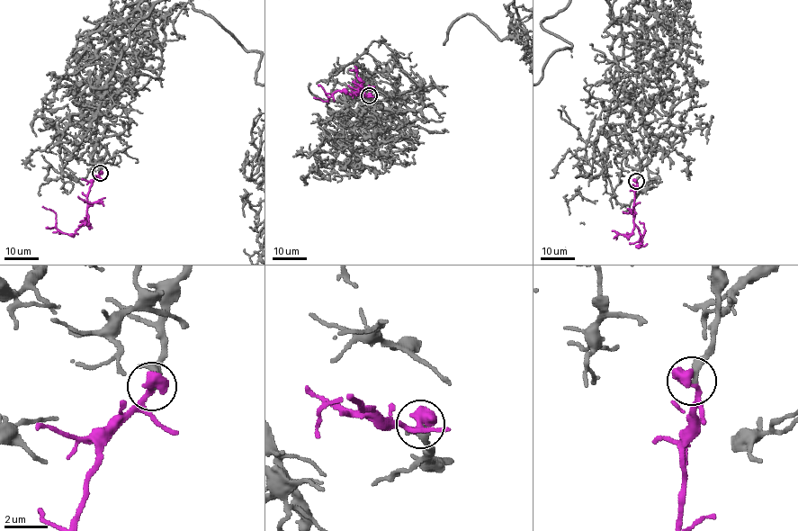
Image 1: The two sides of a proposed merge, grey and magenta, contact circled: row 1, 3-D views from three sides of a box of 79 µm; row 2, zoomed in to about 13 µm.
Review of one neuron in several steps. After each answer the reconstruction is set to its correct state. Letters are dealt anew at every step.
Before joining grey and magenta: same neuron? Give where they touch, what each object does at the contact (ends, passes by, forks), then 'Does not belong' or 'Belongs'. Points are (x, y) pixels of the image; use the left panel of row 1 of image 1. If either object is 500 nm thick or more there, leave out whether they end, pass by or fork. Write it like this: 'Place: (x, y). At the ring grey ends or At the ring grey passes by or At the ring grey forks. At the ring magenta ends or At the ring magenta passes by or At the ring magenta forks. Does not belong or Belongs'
Place: (100, 173). Belongs

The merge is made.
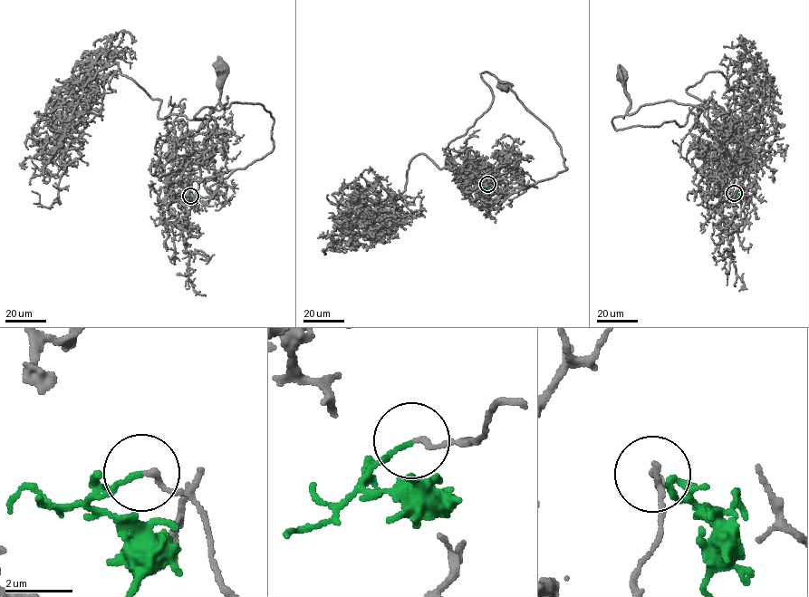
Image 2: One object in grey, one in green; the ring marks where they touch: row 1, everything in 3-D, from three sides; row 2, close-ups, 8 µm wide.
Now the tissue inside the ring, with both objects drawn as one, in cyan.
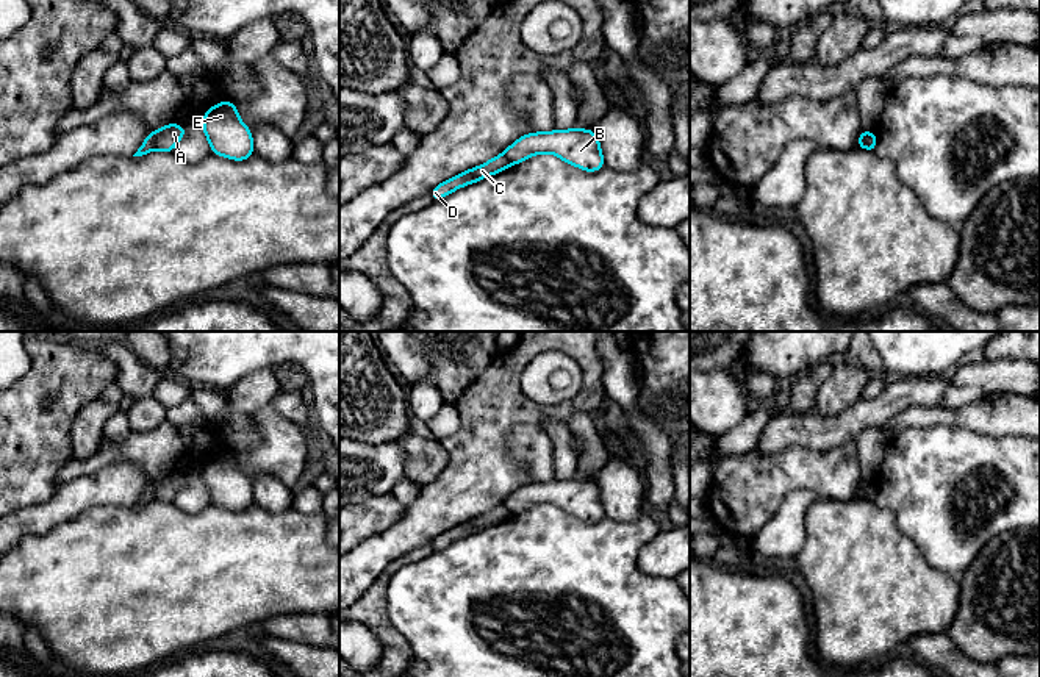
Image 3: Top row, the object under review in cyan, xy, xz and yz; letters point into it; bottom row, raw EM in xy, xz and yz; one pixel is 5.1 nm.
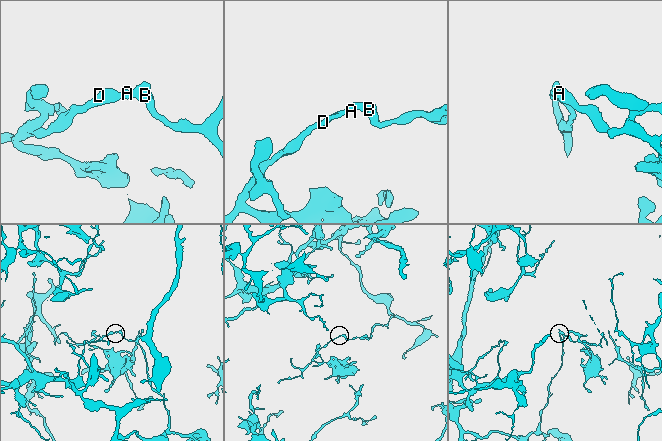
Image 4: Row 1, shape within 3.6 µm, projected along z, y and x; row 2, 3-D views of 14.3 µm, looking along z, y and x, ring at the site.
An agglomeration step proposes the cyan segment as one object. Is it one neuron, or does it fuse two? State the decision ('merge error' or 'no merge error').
merge error

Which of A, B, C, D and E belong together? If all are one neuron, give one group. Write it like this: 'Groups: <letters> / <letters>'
Groups: A B E / C D

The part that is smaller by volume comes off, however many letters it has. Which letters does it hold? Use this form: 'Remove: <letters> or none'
Remove: C, D

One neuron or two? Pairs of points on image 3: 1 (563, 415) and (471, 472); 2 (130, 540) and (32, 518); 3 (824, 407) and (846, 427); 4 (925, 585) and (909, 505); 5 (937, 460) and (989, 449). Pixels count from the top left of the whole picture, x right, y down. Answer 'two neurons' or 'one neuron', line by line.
1: one neuron
2: two neurons
3: two neurons
4: two neurons
5: one neuron

